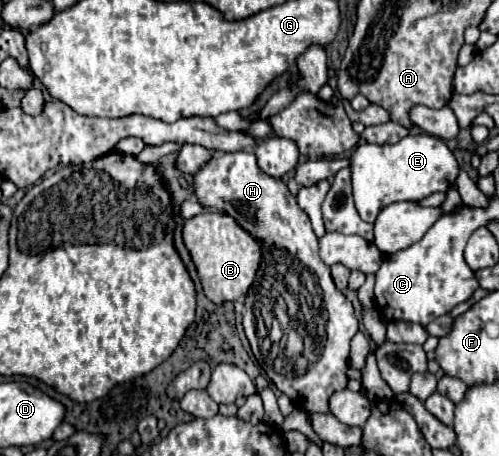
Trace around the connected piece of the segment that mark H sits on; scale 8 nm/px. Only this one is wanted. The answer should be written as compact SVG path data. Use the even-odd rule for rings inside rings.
M249 150L231 154L215 152L215 156L195 174L195 196L203 208L233 216L239 226L243 226L263 246L263 260L257 270L257 278L247 292L243 312L243 328L261 368L273 380L273 384L291 398L293 406L305 412L329 414L329 396L347 386L345 372L349 366L349 342L357 332L357 318L351 302L335 288L329 266L325 266L319 258L317 236L311 228L309 216L297 206L297 200L287 190L287 184L267 176L257 166L255 154ZM267 278L281 278L287 288L287 304L301 308L301 328L305 330L301 338L305 342L305 350L299 358L299 370L285 370L285 374L279 374L273 370L273 366L265 364L257 344L257 334L253 332L257 322L253 308L263 304L261 294L263 282L269 282Z

